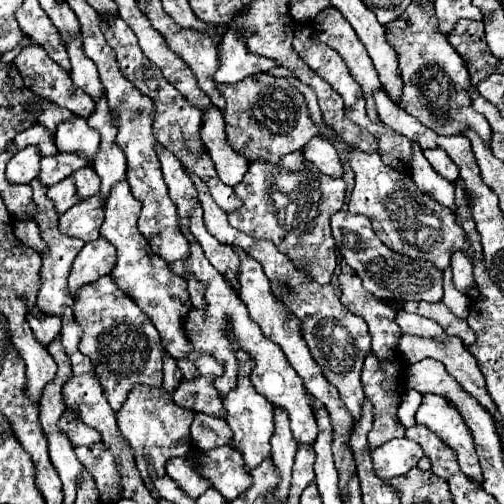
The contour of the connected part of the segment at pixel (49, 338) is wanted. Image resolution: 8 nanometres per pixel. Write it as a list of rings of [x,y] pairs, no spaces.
[[[33,314],[27,316],[27,322],[37,338],[39,344],[43,344],[45,348],[59,336],[61,332],[61,320],[53,318],[53,316],[45,316],[45,320],[37,320]]]

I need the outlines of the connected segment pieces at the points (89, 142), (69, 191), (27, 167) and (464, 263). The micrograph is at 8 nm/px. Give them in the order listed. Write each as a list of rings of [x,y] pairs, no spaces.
[[[75,118],[69,124],[61,124],[57,128],[55,144],[59,152],[73,152],[73,154],[83,154],[89,164],[93,164],[93,158],[99,148],[99,136],[93,132],[93,128],[87,126],[85,118]]]
[[[65,178],[59,184],[55,184],[53,188],[49,188],[47,190],[47,198],[55,204],[55,212],[57,214],[63,214],[65,210],[69,210],[71,206],[75,206],[81,200],[77,196],[77,192],[73,188],[73,182],[69,178]]]
[[[23,148],[7,162],[7,182],[9,184],[29,184],[37,176],[41,156],[37,156],[37,148]]]
[[[461,252],[451,260],[451,274],[453,274],[453,284],[459,292],[467,294],[467,290],[473,288],[473,270],[469,268],[469,260],[465,260]]]

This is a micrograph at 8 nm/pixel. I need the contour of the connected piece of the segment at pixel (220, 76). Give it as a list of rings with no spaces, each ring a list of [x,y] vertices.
[[[227,30],[221,38],[219,68],[213,74],[213,80],[217,84],[235,84],[249,74],[265,72],[265,70],[277,66],[277,62],[273,62],[269,58],[261,58],[261,56],[251,54],[245,48],[245,42],[239,40],[235,34],[237,34],[235,30]]]

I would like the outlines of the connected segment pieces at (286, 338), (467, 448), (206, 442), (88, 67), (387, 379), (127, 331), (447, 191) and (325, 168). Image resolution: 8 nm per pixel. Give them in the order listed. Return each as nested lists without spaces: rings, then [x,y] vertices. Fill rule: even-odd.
[[[237,248],[237,254],[241,256],[241,274],[239,274],[239,284],[241,284],[241,290],[239,290],[239,298],[245,302],[247,310],[249,310],[249,316],[261,326],[263,334],[277,342],[281,346],[281,350],[285,352],[289,364],[297,370],[297,374],[301,376],[307,392],[313,392],[313,396],[317,396],[329,416],[331,416],[331,424],[333,424],[333,454],[335,454],[335,464],[337,464],[337,470],[339,470],[339,484],[341,484],[341,496],[345,492],[345,484],[349,482],[349,472],[355,472],[355,462],[353,462],[353,456],[351,456],[351,448],[347,444],[339,444],[343,440],[343,436],[339,436],[341,432],[337,432],[337,428],[345,428],[345,424],[349,424],[349,412],[345,412],[345,404],[341,404],[341,398],[339,398],[339,392],[337,388],[333,388],[323,376],[321,376],[321,368],[317,366],[317,362],[311,358],[309,354],[309,348],[301,336],[301,328],[299,328],[299,320],[273,296],[271,292],[271,286],[269,286],[269,280],[263,276],[261,272],[261,264],[257,264],[257,260],[245,256],[245,252],[241,252]],[[345,460],[349,460],[349,464],[345,464]]]
[[[425,394],[415,420],[417,424],[435,432],[455,452],[461,470],[469,478],[481,482],[481,468],[473,448],[473,436],[469,436],[469,428],[465,428],[461,414],[447,400],[441,400],[441,396]]]
[[[195,412],[191,424],[191,438],[197,448],[209,450],[215,446],[229,446],[229,426],[225,420]]]
[[[81,38],[73,40],[73,44],[69,44],[67,54],[71,60],[71,72],[69,72],[71,80],[79,88],[83,88],[93,98],[93,102],[99,102],[99,98],[105,94],[105,90],[101,88],[101,80],[97,76],[97,68],[93,64],[93,60],[89,60],[81,52]]]
[[[369,354],[365,358],[365,366],[363,366],[363,374],[361,374],[361,382],[365,388],[365,396],[367,400],[373,404],[373,430],[369,432],[369,450],[375,450],[377,446],[393,440],[393,438],[403,438],[405,436],[405,428],[399,424],[397,420],[397,408],[401,402],[401,380],[399,380],[401,368],[397,362],[393,364],[385,364],[385,368],[381,368],[377,364],[377,358],[373,354]]]
[[[109,274],[101,276],[101,280],[89,284],[87,288],[81,288],[75,302],[75,322],[83,328],[79,350],[89,356],[91,362],[97,360],[93,362],[95,378],[103,386],[103,394],[115,412],[119,412],[121,404],[127,400],[127,394],[135,386],[161,386],[165,356],[161,338],[137,304],[133,304],[133,300],[129,300],[123,292],[117,292],[117,286],[109,280]]]
[[[415,144],[413,148],[413,164],[411,164],[411,178],[417,184],[417,188],[423,194],[433,196],[439,204],[443,204],[445,208],[449,208],[453,214],[457,214],[457,204],[455,204],[455,186],[451,182],[447,182],[445,178],[441,178],[431,164],[427,162],[427,158],[423,156],[421,148]]]
[[[313,136],[303,146],[301,152],[303,152],[305,160],[313,162],[323,174],[329,174],[329,176],[341,176],[343,174],[343,166],[341,166],[341,160],[337,156],[337,150],[331,146],[329,140],[325,140],[321,136]]]

